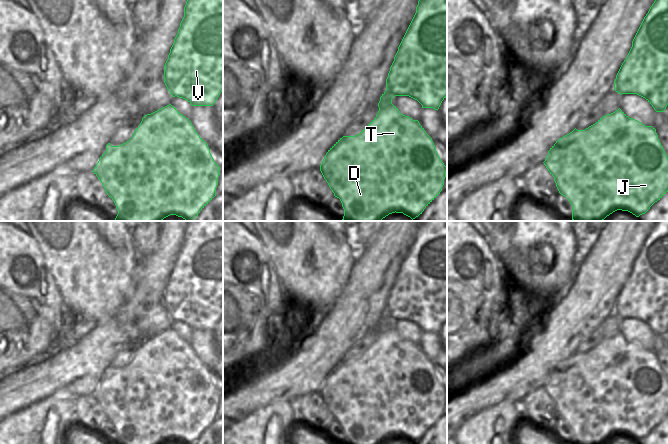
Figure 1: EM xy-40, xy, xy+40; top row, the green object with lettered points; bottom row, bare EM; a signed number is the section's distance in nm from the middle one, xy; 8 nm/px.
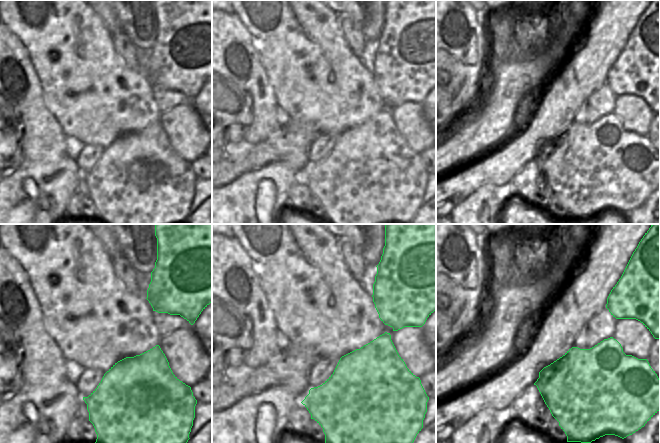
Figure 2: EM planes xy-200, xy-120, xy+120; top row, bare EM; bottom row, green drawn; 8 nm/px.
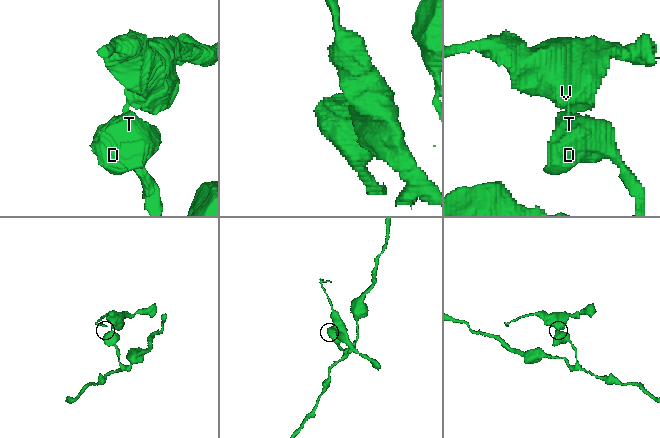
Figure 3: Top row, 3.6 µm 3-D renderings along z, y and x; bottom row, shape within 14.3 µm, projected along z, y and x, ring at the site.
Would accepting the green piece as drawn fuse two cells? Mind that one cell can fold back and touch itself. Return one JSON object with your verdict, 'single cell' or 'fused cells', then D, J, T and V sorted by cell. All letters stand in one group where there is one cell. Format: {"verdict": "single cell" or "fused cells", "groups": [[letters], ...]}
{"verdict": "fused cells", "groups": [["D", "J", "T"], ["V"]]}

